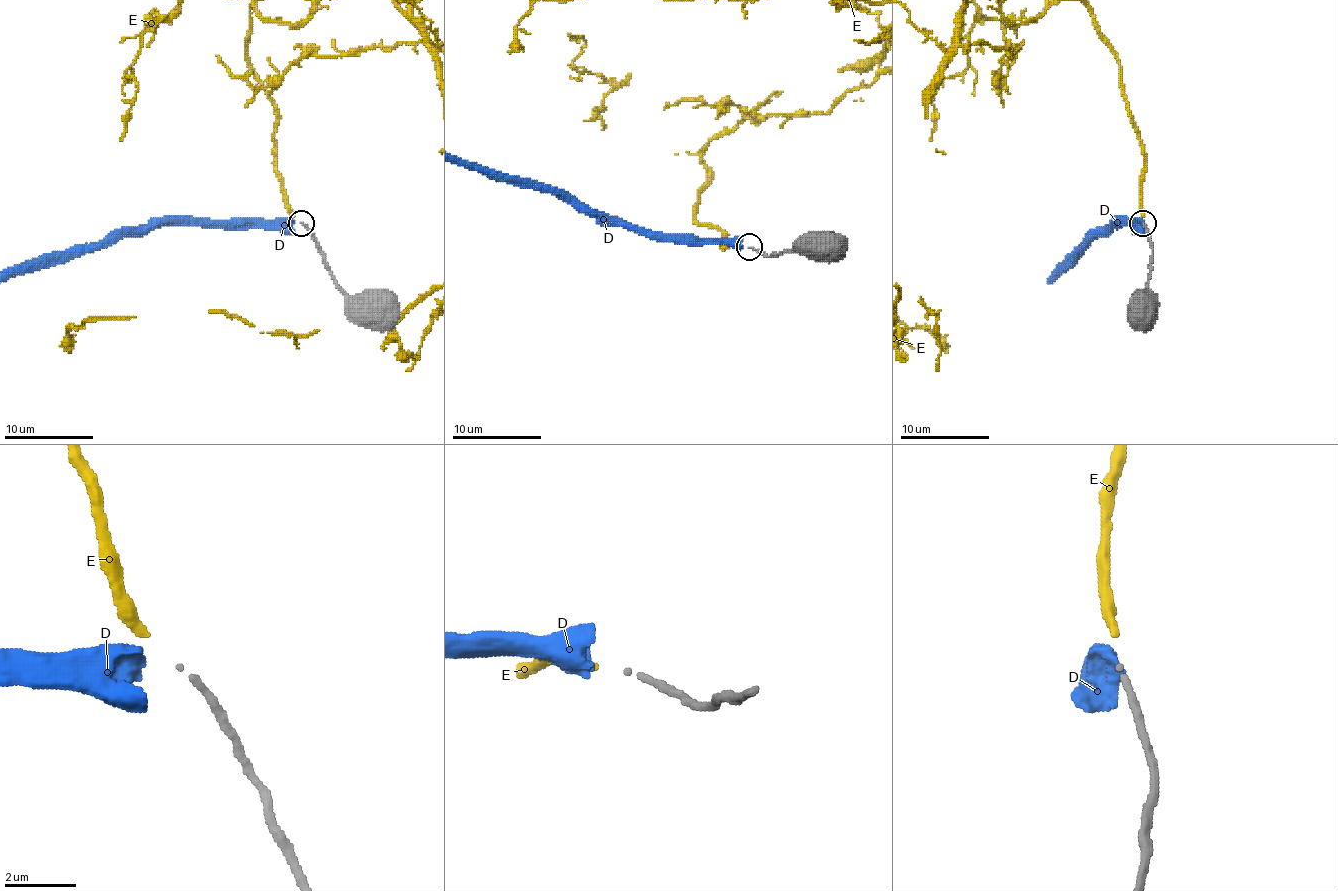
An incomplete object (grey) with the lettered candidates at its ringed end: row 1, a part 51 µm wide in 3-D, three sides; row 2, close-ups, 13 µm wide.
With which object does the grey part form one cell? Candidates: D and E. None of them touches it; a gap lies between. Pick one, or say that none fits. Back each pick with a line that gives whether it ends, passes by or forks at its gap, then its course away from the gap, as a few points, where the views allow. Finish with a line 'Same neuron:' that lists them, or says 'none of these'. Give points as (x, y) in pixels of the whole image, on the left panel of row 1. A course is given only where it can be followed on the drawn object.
Same neuron: none of these

